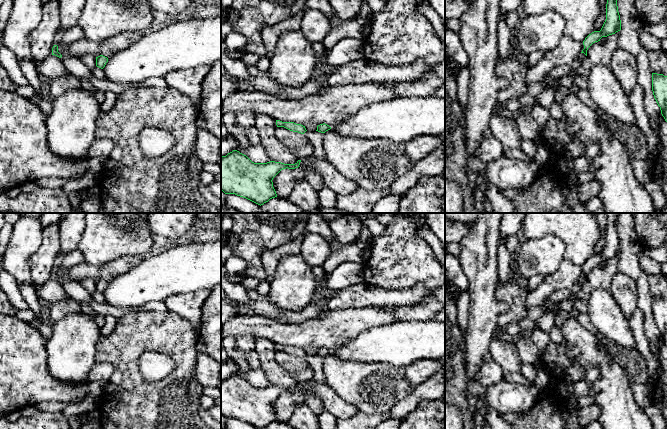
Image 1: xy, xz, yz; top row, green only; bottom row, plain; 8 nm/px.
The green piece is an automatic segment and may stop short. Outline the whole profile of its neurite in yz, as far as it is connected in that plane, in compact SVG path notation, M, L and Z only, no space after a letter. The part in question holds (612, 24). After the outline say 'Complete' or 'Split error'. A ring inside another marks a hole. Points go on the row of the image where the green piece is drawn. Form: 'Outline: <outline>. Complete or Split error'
Outline: M607 0L606 20L600 31L594 31L583 41L584 49L581 53L587 56L588 48L595 42L600 41L602 37L615 34L621 30L621 20L618 12L617 0Z. Complete

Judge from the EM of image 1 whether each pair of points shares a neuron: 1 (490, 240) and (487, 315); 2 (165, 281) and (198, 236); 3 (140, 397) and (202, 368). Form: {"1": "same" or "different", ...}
{"1": "same", "2": "different", "3": "different"}

